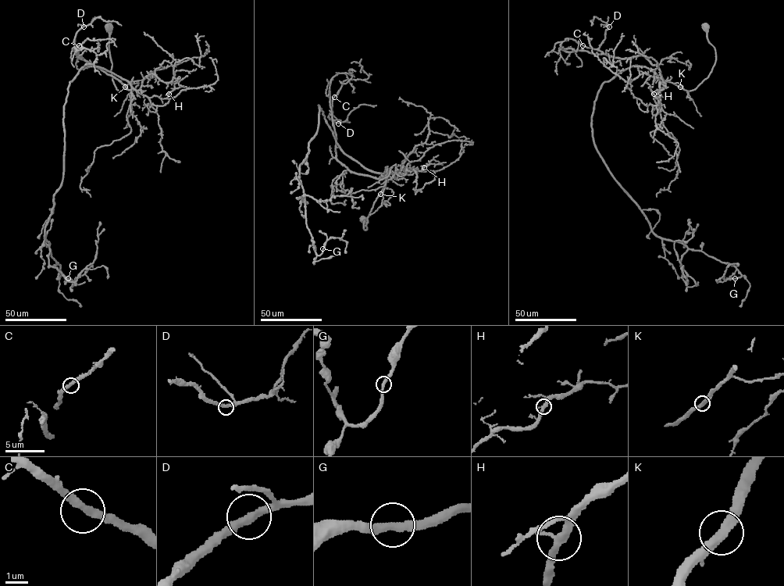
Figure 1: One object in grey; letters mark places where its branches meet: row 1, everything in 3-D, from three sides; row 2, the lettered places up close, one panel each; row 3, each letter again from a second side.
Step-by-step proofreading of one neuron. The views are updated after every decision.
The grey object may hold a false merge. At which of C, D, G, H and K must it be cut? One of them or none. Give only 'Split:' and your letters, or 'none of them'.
Split: none of them

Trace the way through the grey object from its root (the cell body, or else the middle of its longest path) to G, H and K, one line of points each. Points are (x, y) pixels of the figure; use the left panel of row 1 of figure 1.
G: (108, 26), (113, 83), (119, 91), (131, 82), (85, 66), (64, 106), (63, 177), (44, 238), (68, 278)
H: (108, 26), (111, 73), (116, 88), (120, 91), (130, 81), (134, 88), (148, 97), (166, 98), (169, 94)
K: (108, 26), (112, 80), (119, 91), (125, 87)

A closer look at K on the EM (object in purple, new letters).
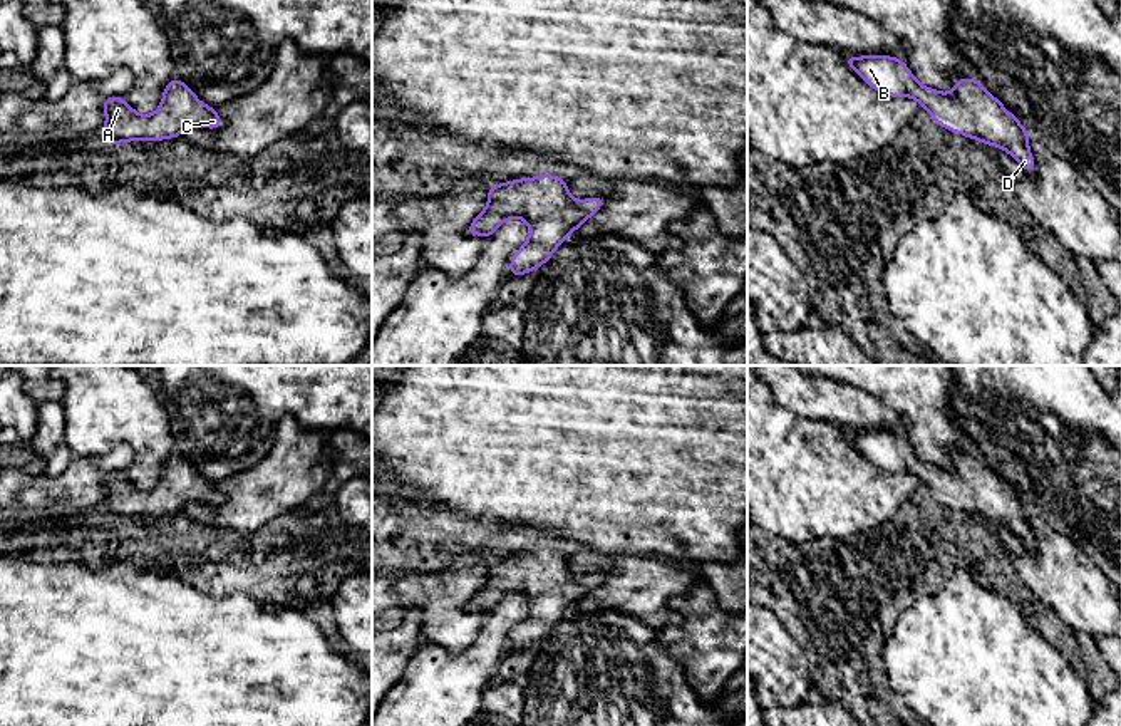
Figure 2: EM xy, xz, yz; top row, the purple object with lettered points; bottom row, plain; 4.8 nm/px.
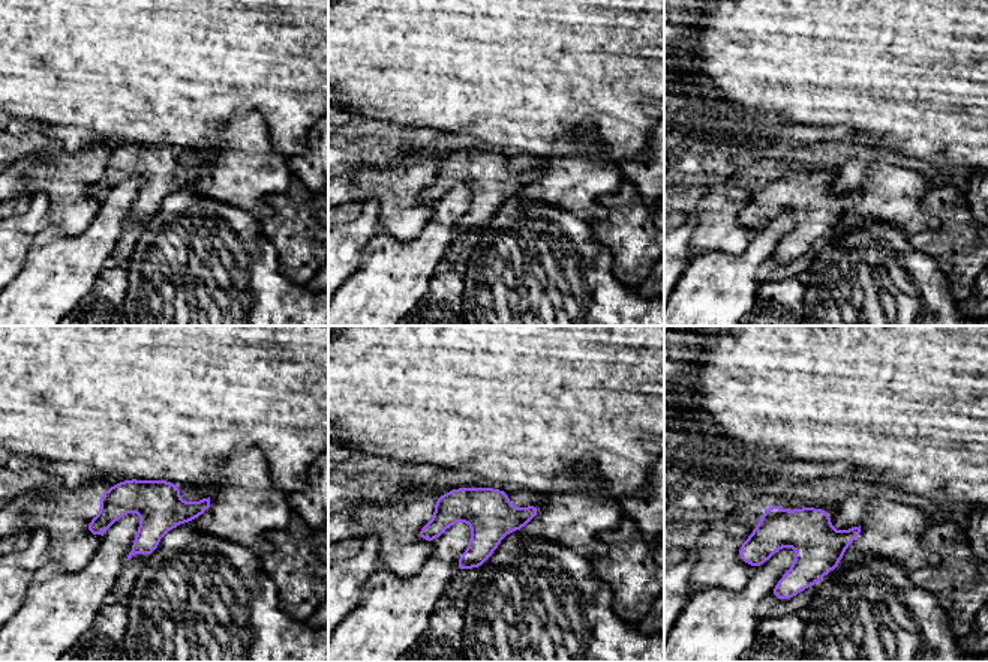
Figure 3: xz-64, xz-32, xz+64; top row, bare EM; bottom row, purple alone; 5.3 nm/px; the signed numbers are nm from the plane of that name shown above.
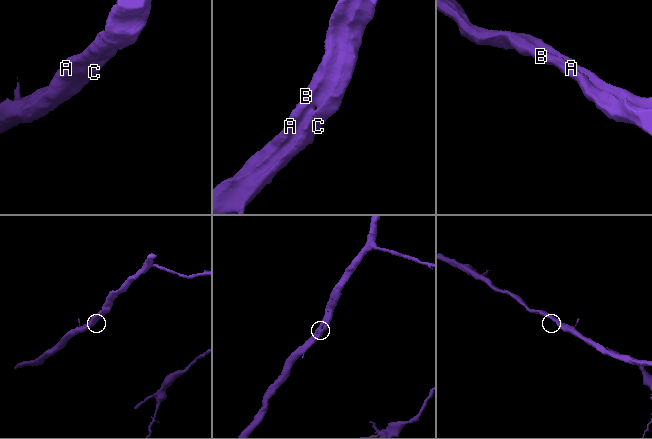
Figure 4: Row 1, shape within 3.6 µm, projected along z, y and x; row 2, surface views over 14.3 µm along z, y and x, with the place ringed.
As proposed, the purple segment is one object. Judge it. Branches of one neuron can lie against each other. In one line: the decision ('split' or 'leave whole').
leave whole

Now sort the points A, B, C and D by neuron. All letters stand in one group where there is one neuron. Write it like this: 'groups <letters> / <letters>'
groups A B C D

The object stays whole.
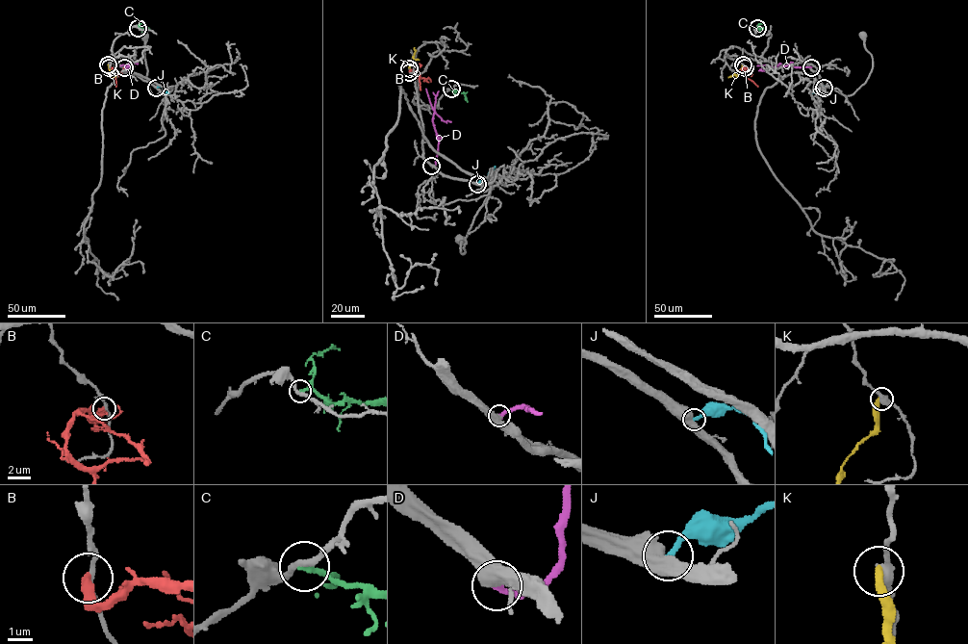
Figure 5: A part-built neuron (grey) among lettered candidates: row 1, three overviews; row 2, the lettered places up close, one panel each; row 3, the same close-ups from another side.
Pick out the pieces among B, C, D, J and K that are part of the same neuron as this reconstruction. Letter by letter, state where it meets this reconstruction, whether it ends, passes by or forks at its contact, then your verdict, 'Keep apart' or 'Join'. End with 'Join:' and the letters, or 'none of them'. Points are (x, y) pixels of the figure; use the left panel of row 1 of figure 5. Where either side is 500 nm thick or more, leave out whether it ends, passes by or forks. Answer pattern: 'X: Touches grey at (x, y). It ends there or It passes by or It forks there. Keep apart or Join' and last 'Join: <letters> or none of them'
B: Touches grey at (109, 67). It ends there. Keep apart
C: Touches grey at (138, 28). It ends there. Keep apart
D: Touches grey at (124, 67). It ends there. Join
J: Touches grey at (156, 88). Keep apart
K: Touches grey at (108, 64). It ends there. Keep apart
Join: D

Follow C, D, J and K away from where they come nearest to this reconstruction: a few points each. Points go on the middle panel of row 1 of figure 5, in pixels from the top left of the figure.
C: (450, 89), (463, 93), (467, 102)
D: (431, 166), (435, 164), (438, 139), (432, 121), (434, 111), (425, 89)
J: (477, 184), (487, 179), (495, 166)
K: (409, 67), (414, 47)

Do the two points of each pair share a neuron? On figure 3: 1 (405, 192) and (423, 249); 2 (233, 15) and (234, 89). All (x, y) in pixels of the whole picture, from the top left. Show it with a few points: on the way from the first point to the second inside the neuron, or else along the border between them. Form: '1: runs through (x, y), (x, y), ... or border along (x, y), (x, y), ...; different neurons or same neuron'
1: border along (423, 228), (407, 240), (398, 240), (384, 233); different neurons
2: runs through (234, 33), (234, 71); same neuron

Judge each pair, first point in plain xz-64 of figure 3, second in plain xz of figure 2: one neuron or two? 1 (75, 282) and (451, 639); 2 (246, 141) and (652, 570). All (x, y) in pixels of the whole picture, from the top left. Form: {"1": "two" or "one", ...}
{"1": "two", "2": "one"}

